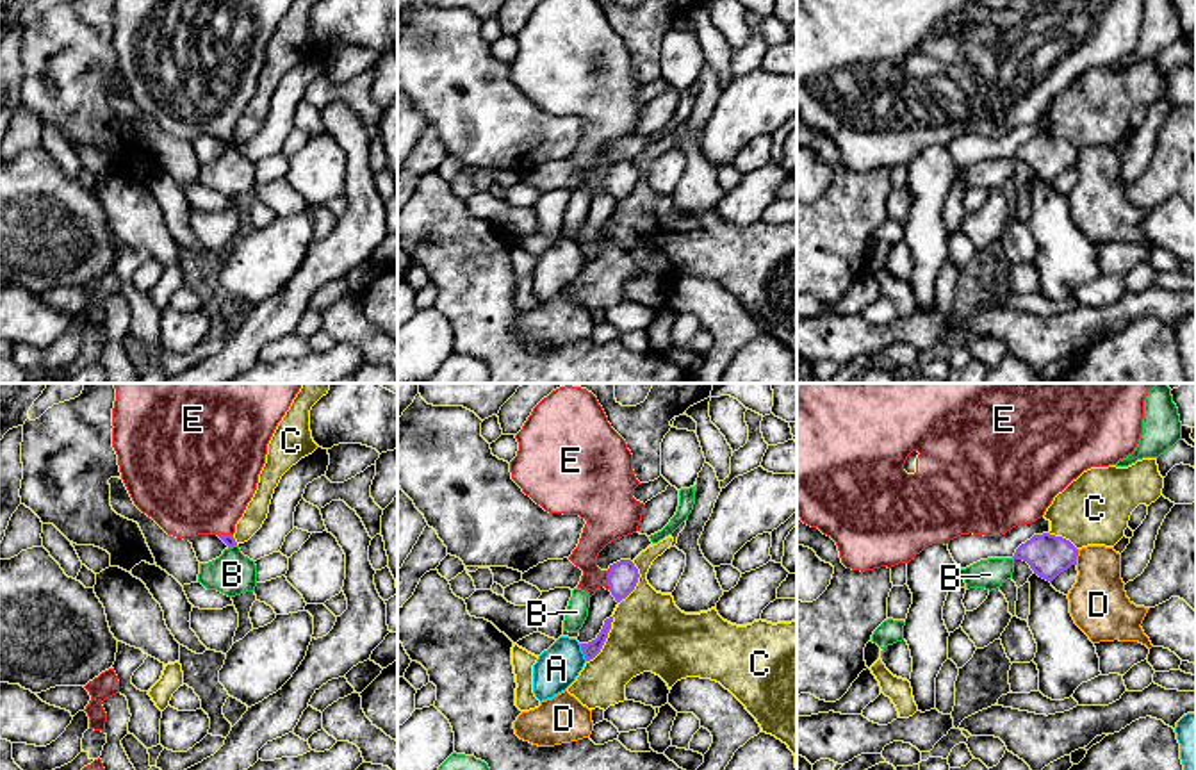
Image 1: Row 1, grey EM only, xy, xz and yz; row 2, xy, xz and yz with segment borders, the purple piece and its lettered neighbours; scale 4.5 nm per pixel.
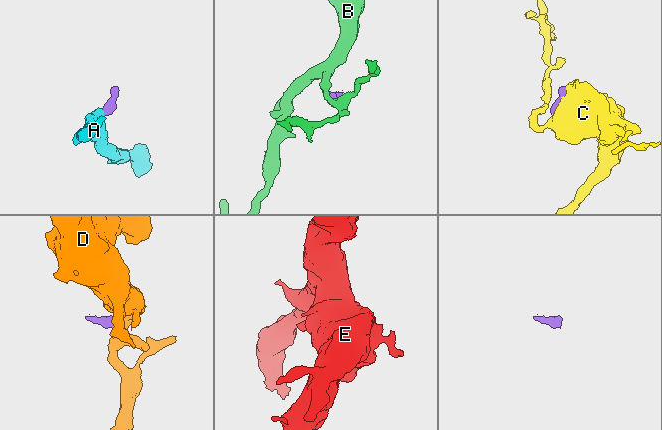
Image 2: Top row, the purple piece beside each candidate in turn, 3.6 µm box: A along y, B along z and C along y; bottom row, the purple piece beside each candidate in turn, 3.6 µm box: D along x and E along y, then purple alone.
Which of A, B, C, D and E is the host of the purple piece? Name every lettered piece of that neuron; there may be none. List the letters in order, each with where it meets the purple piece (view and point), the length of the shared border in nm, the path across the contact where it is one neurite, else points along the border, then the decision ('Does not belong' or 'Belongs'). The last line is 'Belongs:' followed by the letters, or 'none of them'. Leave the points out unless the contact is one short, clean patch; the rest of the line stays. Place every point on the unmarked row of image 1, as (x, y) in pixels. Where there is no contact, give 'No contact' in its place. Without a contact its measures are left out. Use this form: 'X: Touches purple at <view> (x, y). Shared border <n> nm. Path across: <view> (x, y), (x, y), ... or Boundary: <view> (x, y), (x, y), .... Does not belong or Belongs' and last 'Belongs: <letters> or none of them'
A: Touches purple at xz (583, 253). Shared border 90 nm. Boundary: xz (578, 245), (587, 261). Does not belong
B: Touches purple at xy (232, 147). Shared border 40 nm. Boundary: xy (236, 145), (229, 148). Does not belong
C: Touches purple at xz (605, 241). Shared border 240 nm. Boundary: xz (612, 216), (612, 227), (603, 248), (587, 262). Does not belong
D: Touches purple at yz (1077, 155). Shared border 70 nm. Boundary: yz (1079, 150), (1075, 164). Does not belong
E: Touches purple at xz (608, 177). Shared border 120 nm. Belongs
Belongs: E

